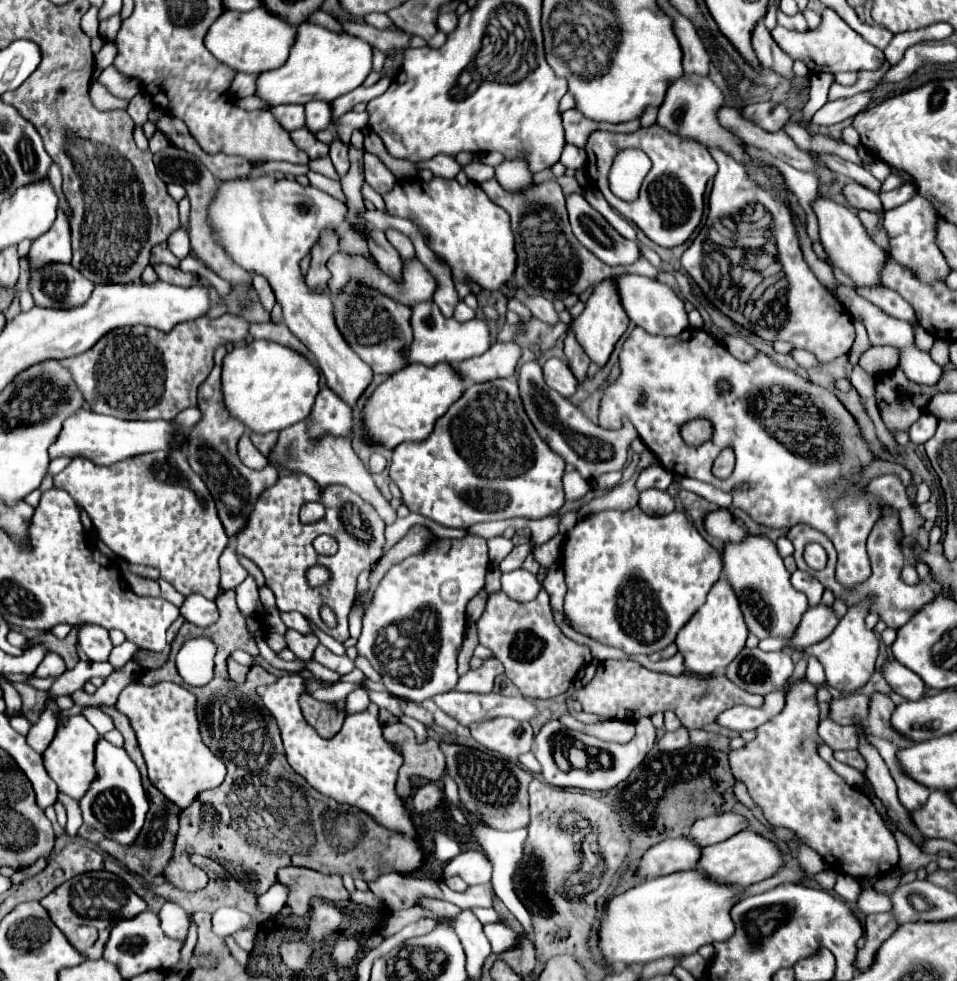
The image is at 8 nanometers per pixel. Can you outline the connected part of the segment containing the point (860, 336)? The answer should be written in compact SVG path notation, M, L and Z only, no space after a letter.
M854 318L854 326L856 326L856 342L854 342L852 350L850 350L850 356L852 356L852 354L854 354L854 356L860 356L860 354L864 354L864 350L870 348L870 340L868 340L866 328L862 326L862 322L860 322L858 318Z

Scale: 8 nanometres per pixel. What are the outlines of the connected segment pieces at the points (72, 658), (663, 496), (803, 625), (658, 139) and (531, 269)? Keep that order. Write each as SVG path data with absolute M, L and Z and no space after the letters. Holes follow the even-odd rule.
M74 626L64 640L58 640L52 632L44 632L36 638L32 638L26 648L34 646L34 644L44 644L48 648L48 652L56 652L58 656L62 656L62 660L66 662L66 668L70 670L80 660L76 654L76 634L78 634L78 626Z
M644 490L640 494L640 502L638 506L646 512L646 514L668 514L674 510L674 500L668 492L662 490Z
M820 602L818 606L812 606L806 610L806 614L802 616L802 622L800 622L800 626L792 638L792 644L796 648L812 646L812 644L828 638L838 622L840 620L834 614L832 606L824 606Z
M658 124L650 128L638 128L636 132L630 134L596 130L588 138L586 154L588 154L586 170L590 180L594 180L596 188L606 196L610 206L616 208L626 220L634 222L652 242L664 248L672 248L684 244L690 238L690 234L694 232L694 228L698 226L704 214L706 184L718 172L714 158L700 142L692 138L680 138L676 132L670 132ZM624 148L638 148L652 160L652 170L646 176L640 188L640 198L636 202L624 202L608 188L608 172L612 160ZM592 160L594 160L594 168L592 168Z
M492 178L484 182L482 188L512 218L512 232L516 236L516 254L518 254L518 268L514 280L526 292L546 296L548 300L558 300L568 294L580 294L588 286L596 286L604 278L616 274L642 274L648 278L656 278L658 270L646 258L638 258L630 266L614 266L614 268L594 258L594 254L590 254L570 230L564 192L556 180L534 184L528 190L508 192L496 182L496 178Z

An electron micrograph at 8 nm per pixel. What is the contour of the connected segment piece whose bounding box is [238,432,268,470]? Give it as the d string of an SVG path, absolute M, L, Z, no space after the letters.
M246 432L246 434L240 438L240 442L238 442L238 454L240 454L242 462L244 462L248 468L252 468L252 470L262 470L264 466L268 466L268 456L260 454L260 450L252 444L248 432Z

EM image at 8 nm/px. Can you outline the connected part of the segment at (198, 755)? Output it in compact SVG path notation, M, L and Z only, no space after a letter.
M136 680L120 692L116 708L128 716L136 732L138 748L148 766L150 782L174 804L186 808L202 790L216 788L224 782L226 766L204 746L196 718L196 698L186 688L172 682L144 686Z

